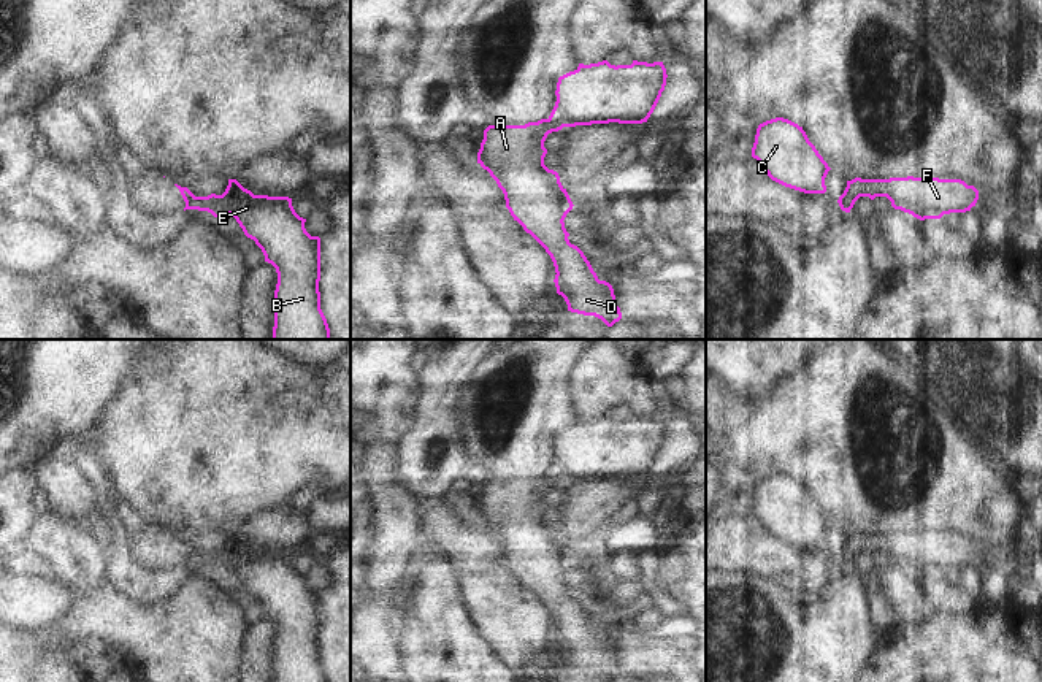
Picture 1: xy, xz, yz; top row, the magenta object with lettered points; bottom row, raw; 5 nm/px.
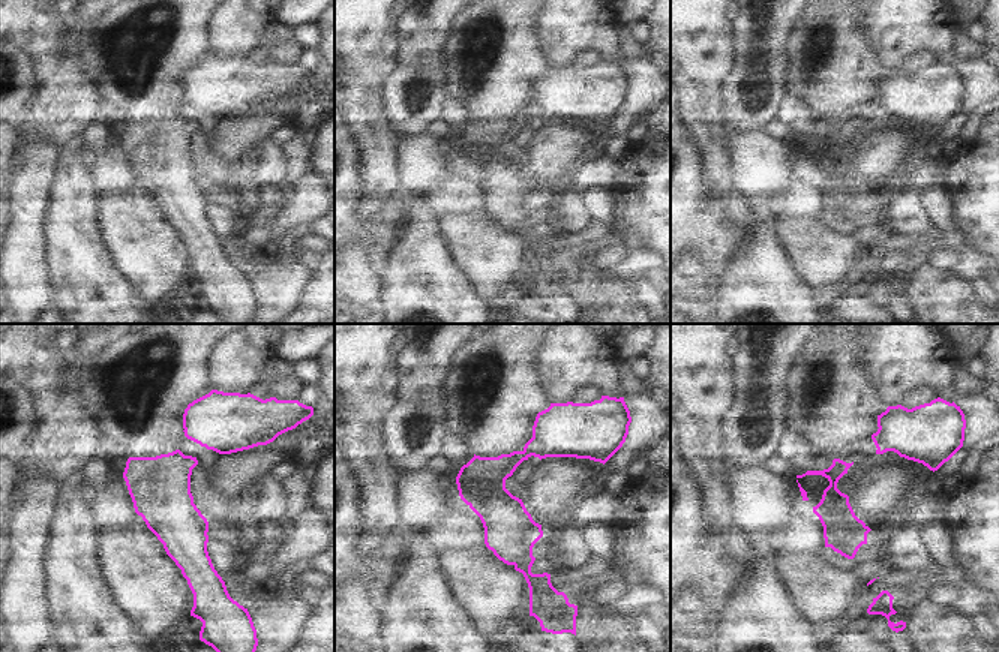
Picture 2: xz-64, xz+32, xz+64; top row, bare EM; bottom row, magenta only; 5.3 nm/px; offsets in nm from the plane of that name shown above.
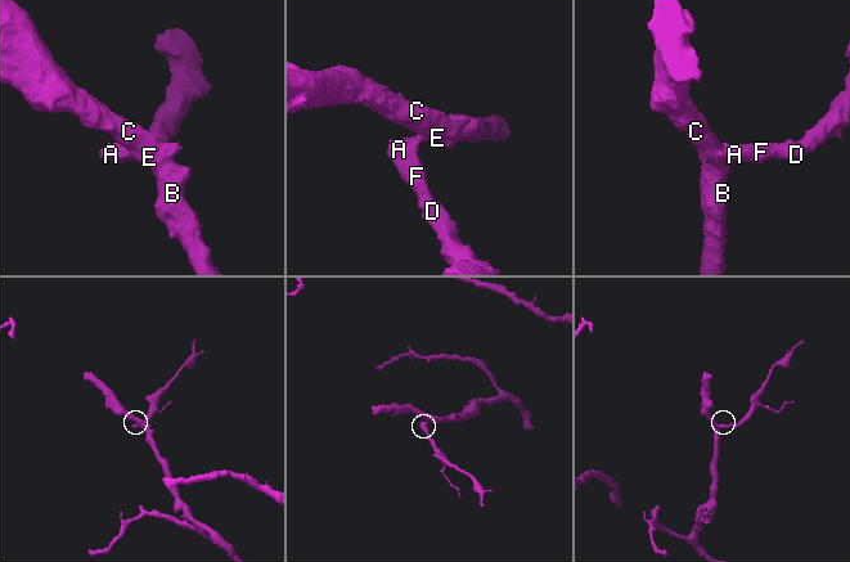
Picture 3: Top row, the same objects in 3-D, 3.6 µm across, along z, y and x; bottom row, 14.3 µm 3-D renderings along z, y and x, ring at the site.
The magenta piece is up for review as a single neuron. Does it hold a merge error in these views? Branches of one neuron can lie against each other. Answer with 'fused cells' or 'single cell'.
fused cells

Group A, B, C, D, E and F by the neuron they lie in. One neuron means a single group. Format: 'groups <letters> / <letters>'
groups A D F / B C E

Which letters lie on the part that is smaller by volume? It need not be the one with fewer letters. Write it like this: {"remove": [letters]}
{"remove": ["A", "D", "F"]}

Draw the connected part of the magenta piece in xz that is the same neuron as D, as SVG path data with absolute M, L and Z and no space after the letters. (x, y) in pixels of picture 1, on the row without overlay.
M550 474L525 481L488 481L477 519L504 549L506 563L550 611L555 642L568 666L595 671L607 682L622 674L609 638L600 636L584 607L569 598L565 573L573 557L557 527L544 520L549 489L563 482Z

